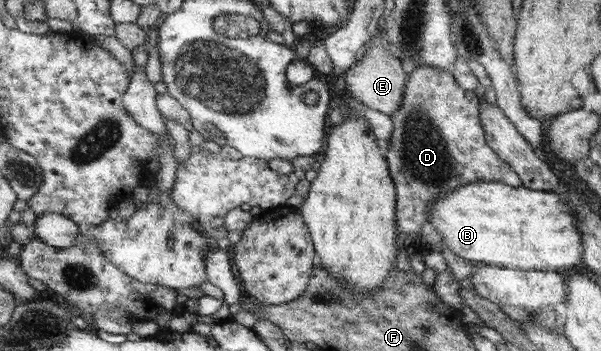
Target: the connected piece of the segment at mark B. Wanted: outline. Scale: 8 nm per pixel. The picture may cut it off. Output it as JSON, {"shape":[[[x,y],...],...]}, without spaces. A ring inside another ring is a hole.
{"shape":[[[483,181],[471,183],[459,188],[459,190],[455,189],[446,195],[442,195],[442,197],[438,197],[438,199],[434,201],[434,205],[430,211],[429,223],[431,223],[437,233],[441,235],[441,241],[443,241],[447,248],[453,251],[457,256],[464,258],[465,261],[469,260],[473,263],[479,262],[523,271],[556,271],[562,272],[564,275],[571,274],[579,269],[584,269],[584,244],[582,243],[580,228],[577,227],[574,209],[563,196],[557,193],[536,191],[529,187],[512,187],[508,184],[496,182]]]}

